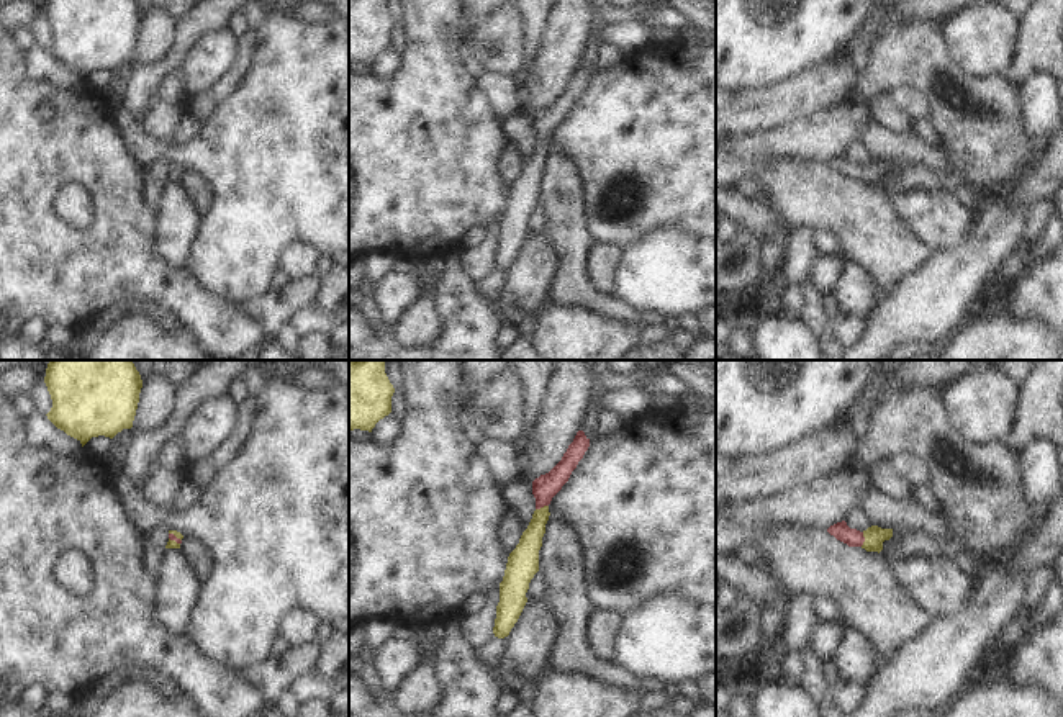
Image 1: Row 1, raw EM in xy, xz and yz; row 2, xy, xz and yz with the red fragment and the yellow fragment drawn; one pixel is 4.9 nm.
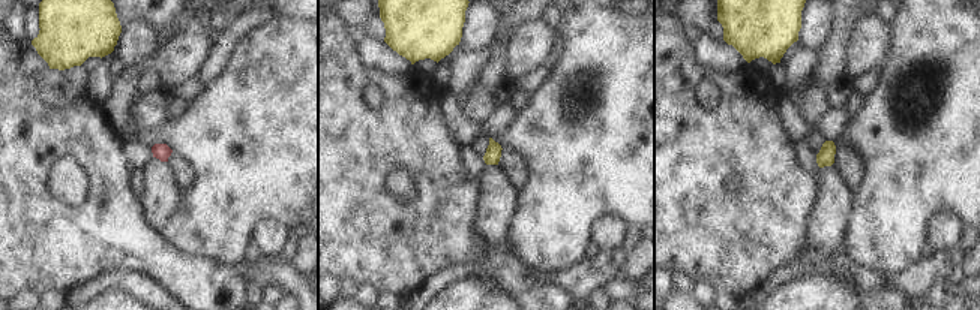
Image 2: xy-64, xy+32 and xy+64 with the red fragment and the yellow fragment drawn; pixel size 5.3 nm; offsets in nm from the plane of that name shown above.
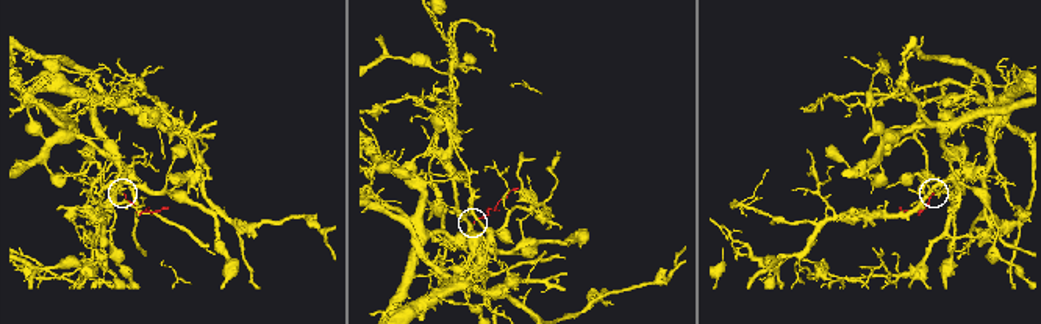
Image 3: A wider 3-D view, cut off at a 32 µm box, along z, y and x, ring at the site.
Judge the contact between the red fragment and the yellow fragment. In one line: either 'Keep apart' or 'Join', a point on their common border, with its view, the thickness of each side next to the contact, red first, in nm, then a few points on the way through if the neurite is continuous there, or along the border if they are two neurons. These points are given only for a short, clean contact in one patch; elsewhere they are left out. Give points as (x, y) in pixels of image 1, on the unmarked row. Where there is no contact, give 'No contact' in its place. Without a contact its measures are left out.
Join. Touches red at yz (863, 172). Thickness 90 nm (red) against 100 nm. Path across: yz (841, 164), (863, 172), (875, 169)

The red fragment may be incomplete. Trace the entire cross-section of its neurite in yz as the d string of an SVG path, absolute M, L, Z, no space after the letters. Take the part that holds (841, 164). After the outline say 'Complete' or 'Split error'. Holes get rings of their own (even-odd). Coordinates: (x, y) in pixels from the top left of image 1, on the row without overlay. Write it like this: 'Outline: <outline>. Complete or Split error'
Outline: M845 154L830 159L827 165L848 180L862 180L866 185L878 187L883 183L883 175L893 170L893 162L871 159L860 165L857 162L850 162Z. Split error

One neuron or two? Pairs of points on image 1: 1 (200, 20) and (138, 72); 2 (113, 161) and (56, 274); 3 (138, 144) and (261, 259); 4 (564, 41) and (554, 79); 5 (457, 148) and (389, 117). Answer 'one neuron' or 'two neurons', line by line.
1: one neuron
2: one neuron
3: one neuron
4: one neuron
5: one neuron

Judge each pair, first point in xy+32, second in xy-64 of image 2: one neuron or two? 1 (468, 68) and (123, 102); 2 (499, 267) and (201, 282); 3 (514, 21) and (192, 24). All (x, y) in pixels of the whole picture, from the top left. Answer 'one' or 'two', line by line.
1: one
2: one
3: one

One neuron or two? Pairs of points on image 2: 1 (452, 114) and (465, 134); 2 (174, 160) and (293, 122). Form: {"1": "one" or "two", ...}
{"1": "one", "2": "two"}

